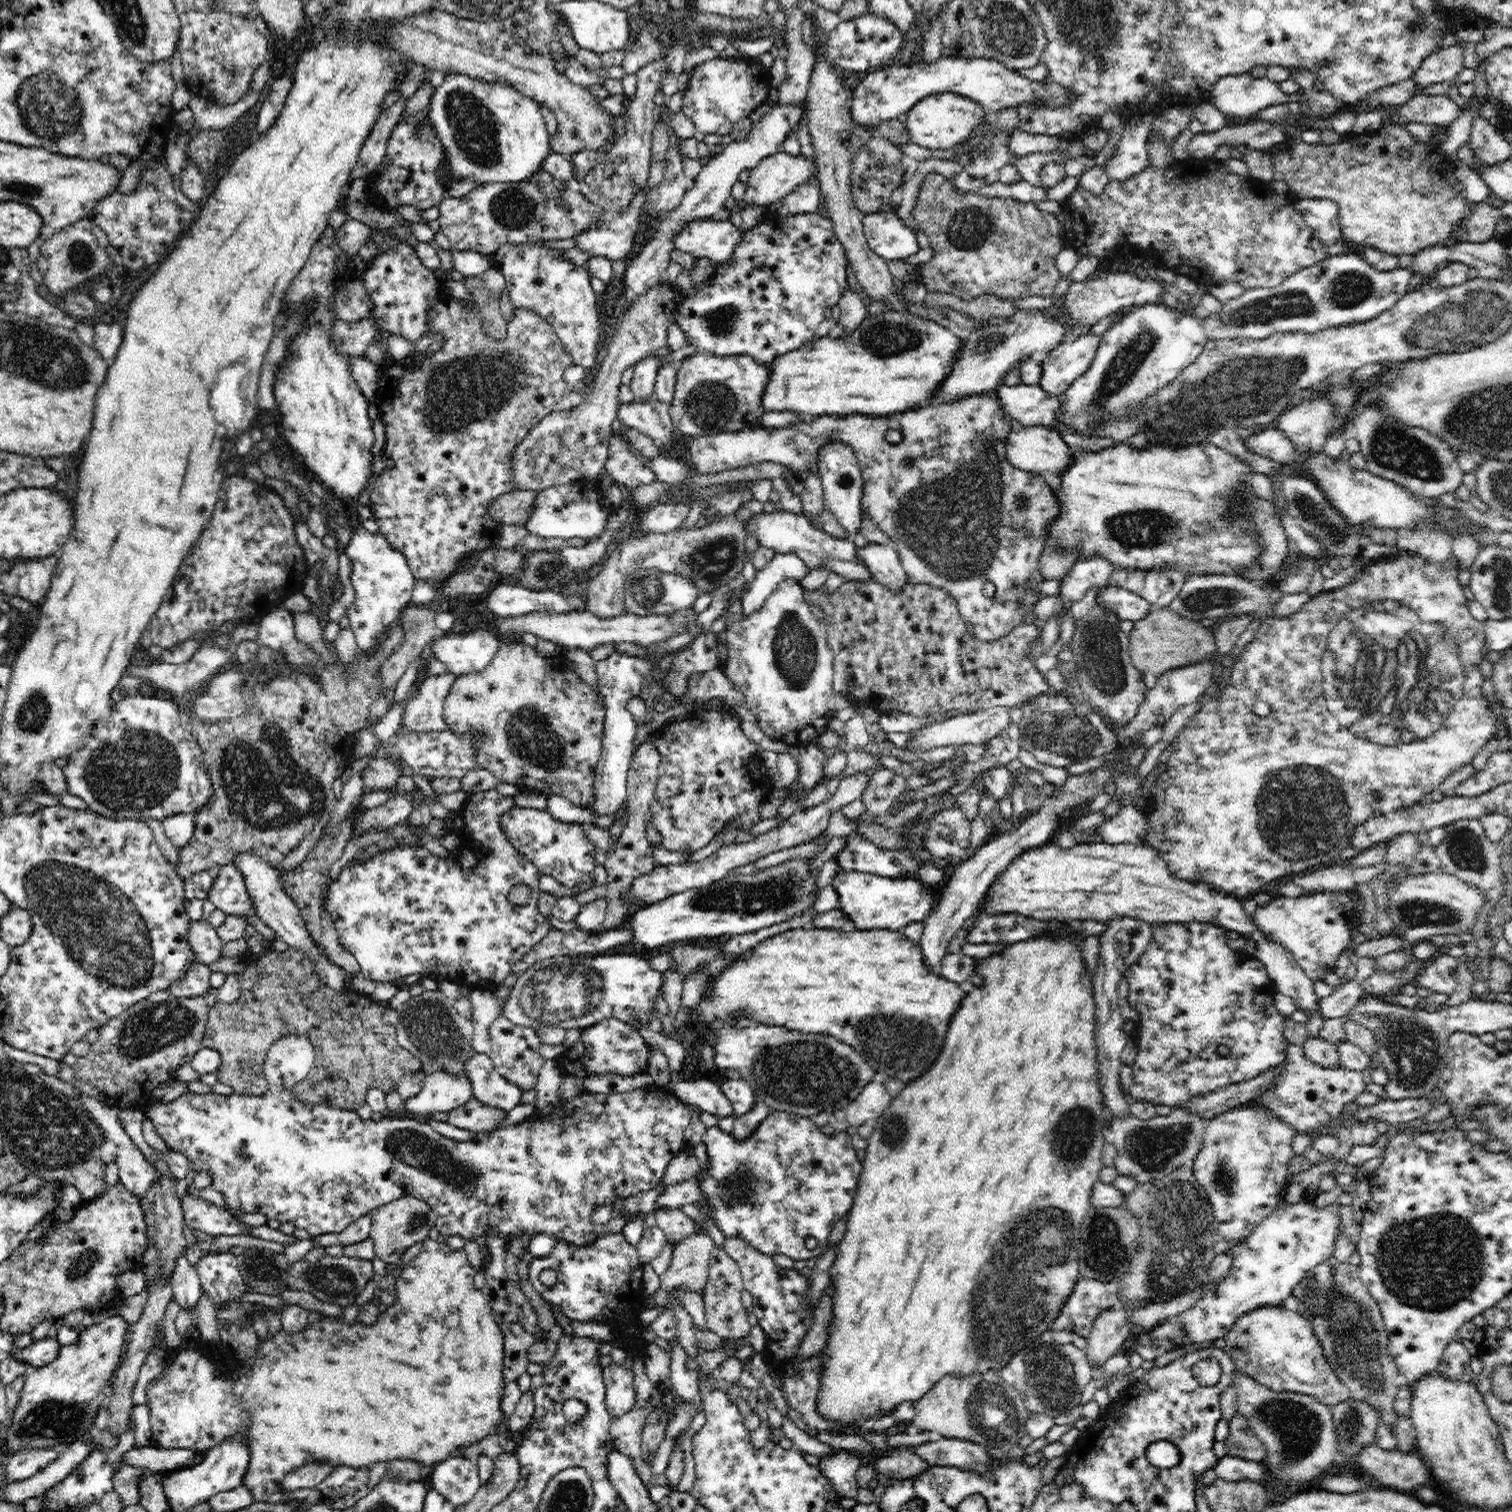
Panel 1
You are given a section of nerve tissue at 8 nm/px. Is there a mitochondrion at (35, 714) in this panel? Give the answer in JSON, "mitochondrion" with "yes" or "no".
{"mitochondrion":"yes"}

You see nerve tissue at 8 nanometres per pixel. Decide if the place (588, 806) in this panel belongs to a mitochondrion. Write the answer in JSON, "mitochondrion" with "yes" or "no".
{"mitochondrion":"no"}

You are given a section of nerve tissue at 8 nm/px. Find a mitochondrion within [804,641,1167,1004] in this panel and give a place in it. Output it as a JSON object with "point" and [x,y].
{"point":[1056,732]}

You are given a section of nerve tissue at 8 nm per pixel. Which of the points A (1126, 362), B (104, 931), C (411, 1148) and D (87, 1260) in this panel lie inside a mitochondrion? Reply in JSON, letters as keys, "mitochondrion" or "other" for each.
{"A":"mitochondrion","B":"mitochondrion","C":"mitochondrion","D":"mitochondrion"}

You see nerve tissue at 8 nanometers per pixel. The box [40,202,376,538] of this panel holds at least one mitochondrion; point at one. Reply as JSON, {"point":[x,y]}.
{"point":[83,262]}

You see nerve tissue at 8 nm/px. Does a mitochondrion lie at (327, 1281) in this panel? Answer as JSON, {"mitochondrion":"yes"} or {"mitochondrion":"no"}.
{"mitochondrion":"yes"}

